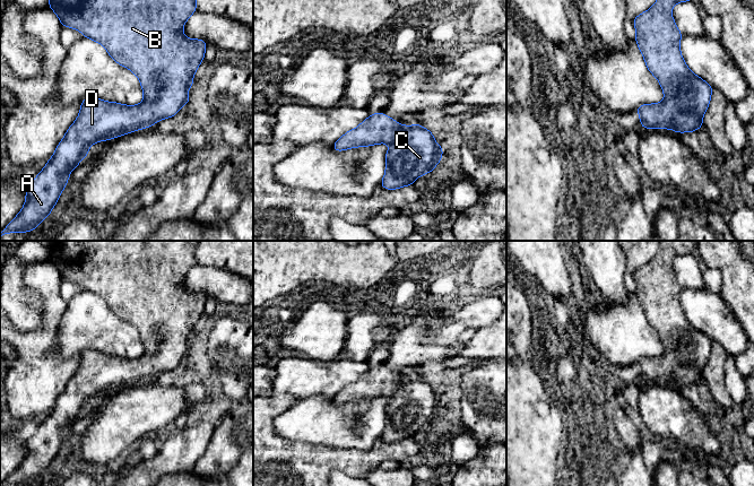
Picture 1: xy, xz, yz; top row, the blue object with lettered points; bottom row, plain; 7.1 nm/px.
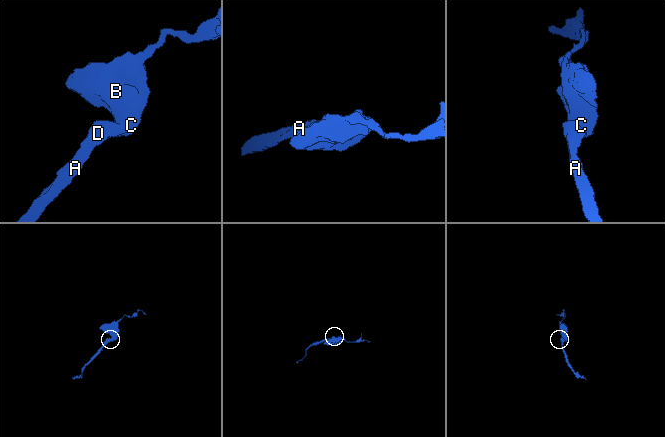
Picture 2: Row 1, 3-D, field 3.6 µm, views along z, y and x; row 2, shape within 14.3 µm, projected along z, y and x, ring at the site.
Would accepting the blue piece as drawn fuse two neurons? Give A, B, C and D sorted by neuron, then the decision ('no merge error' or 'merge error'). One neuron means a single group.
groups A B C D; no merge error

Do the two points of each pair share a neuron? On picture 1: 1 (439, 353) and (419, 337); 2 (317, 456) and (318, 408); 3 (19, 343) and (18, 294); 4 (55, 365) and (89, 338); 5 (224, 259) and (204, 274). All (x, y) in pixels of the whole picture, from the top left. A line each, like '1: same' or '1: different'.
1: same
2: different
3: different
4: different
5: different

